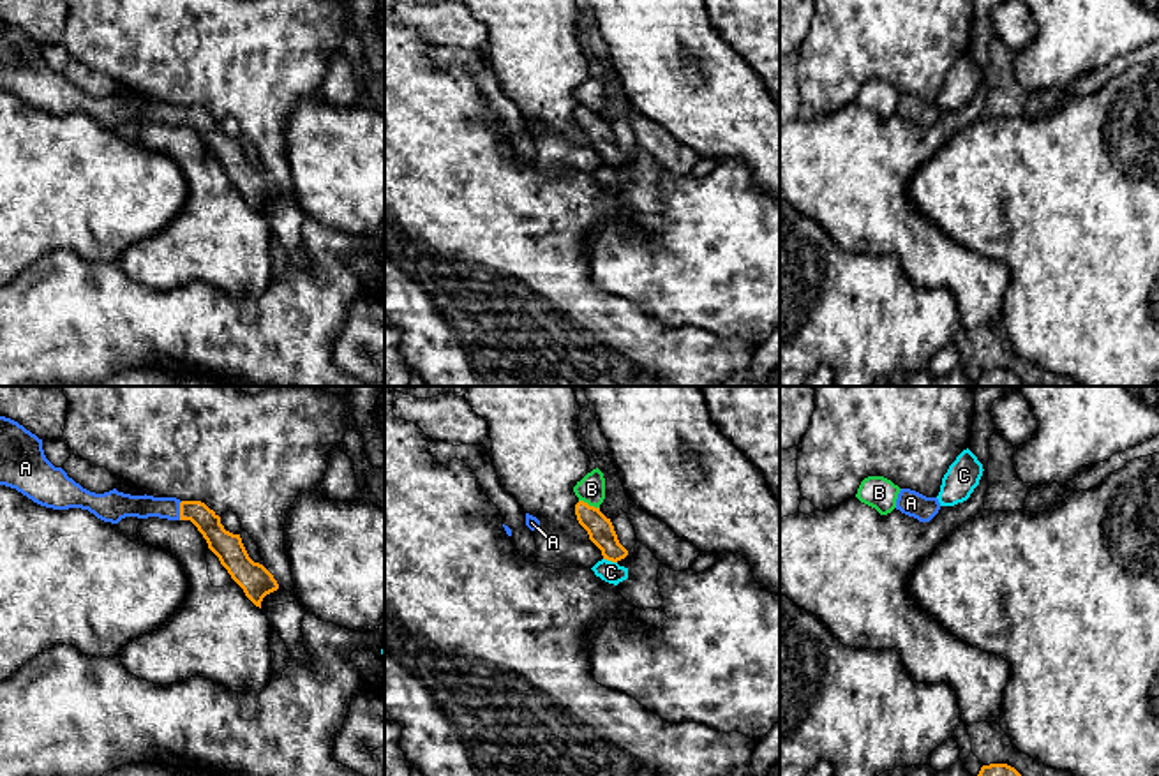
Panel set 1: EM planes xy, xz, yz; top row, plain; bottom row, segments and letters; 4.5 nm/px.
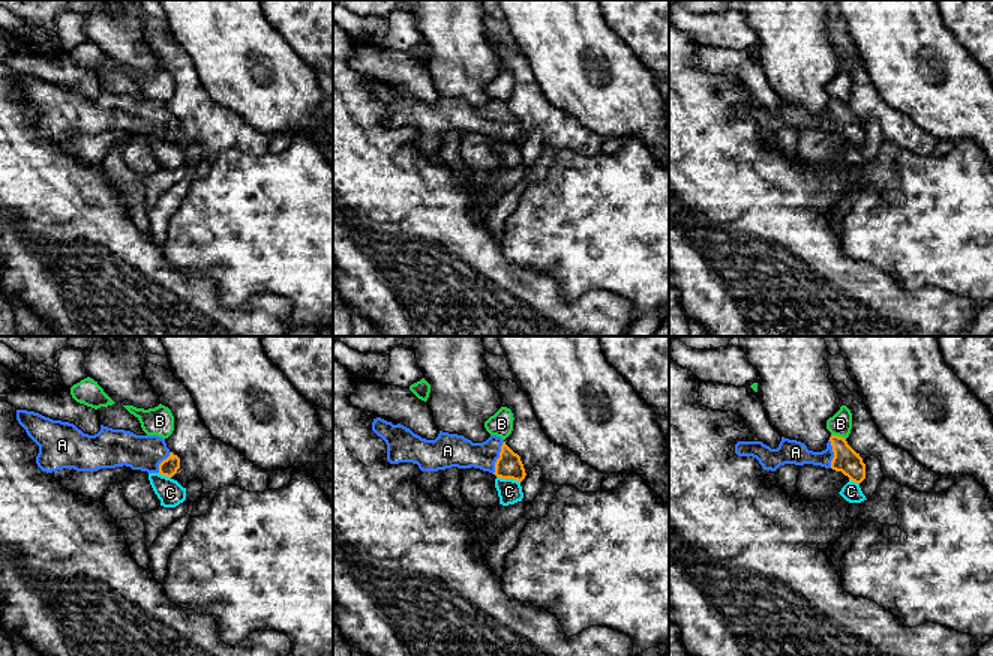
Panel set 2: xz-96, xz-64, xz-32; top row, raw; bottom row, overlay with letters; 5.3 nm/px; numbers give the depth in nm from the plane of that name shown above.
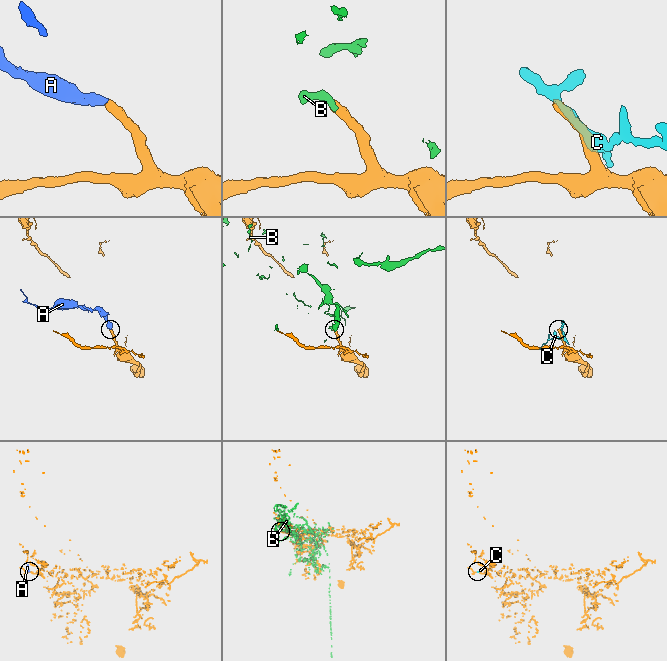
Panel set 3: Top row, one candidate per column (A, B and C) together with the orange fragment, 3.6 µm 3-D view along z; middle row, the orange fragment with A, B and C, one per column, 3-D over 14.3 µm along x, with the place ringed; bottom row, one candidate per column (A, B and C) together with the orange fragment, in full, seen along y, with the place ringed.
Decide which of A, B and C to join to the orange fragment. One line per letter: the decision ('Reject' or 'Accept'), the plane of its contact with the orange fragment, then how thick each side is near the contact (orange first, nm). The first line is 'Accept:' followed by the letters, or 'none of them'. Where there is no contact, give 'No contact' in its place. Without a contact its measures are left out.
Accept: A
A: Accept. Touches orange in xy. Thickness 120 nm (orange) against 110 nm
B: Reject. Touches orange in xz. Thickness 120 nm (orange) against 130 nm
C: Reject. Touches orange in xz. Thickness 120 nm (orange) against 100 nm

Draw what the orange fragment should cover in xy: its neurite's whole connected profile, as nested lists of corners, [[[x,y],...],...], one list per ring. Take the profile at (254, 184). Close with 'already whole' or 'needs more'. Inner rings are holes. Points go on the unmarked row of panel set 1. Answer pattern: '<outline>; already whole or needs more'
[[[0,21],[0,90],[16,93],[41,111],[81,113],[111,129],[125,122],[191,125],[256,212],[261,213],[263,203],[279,194],[273,180],[249,162],[240,139],[226,136],[221,122],[205,108],[131,101],[116,93],[104,99],[90,97],[46,63],[42,44],[5,21]]]; needs more

